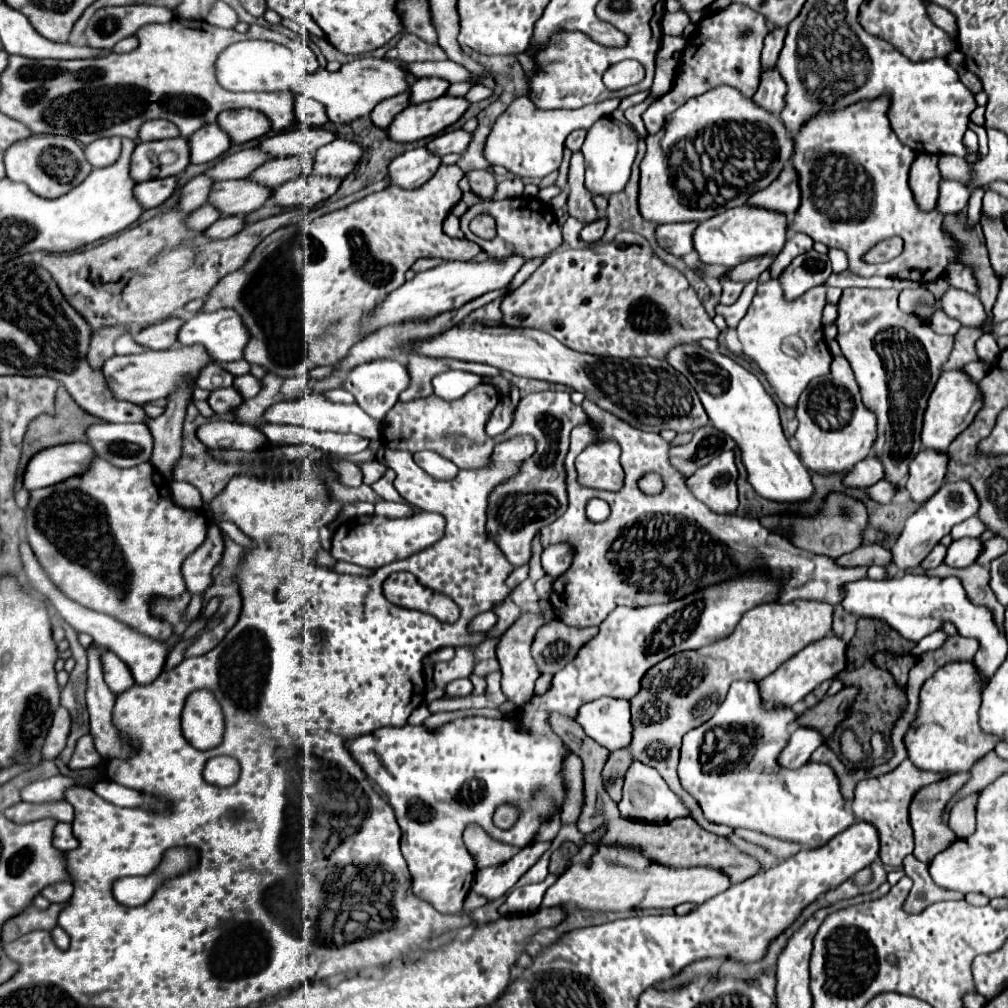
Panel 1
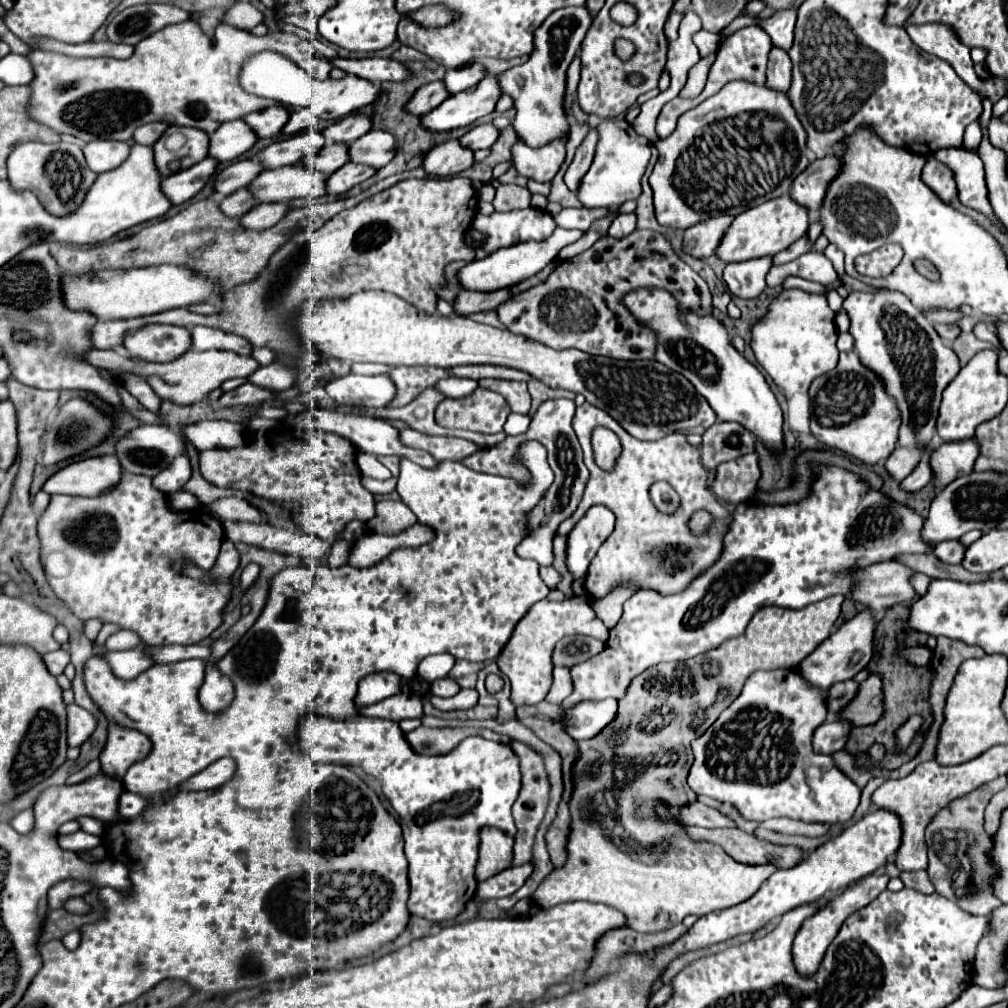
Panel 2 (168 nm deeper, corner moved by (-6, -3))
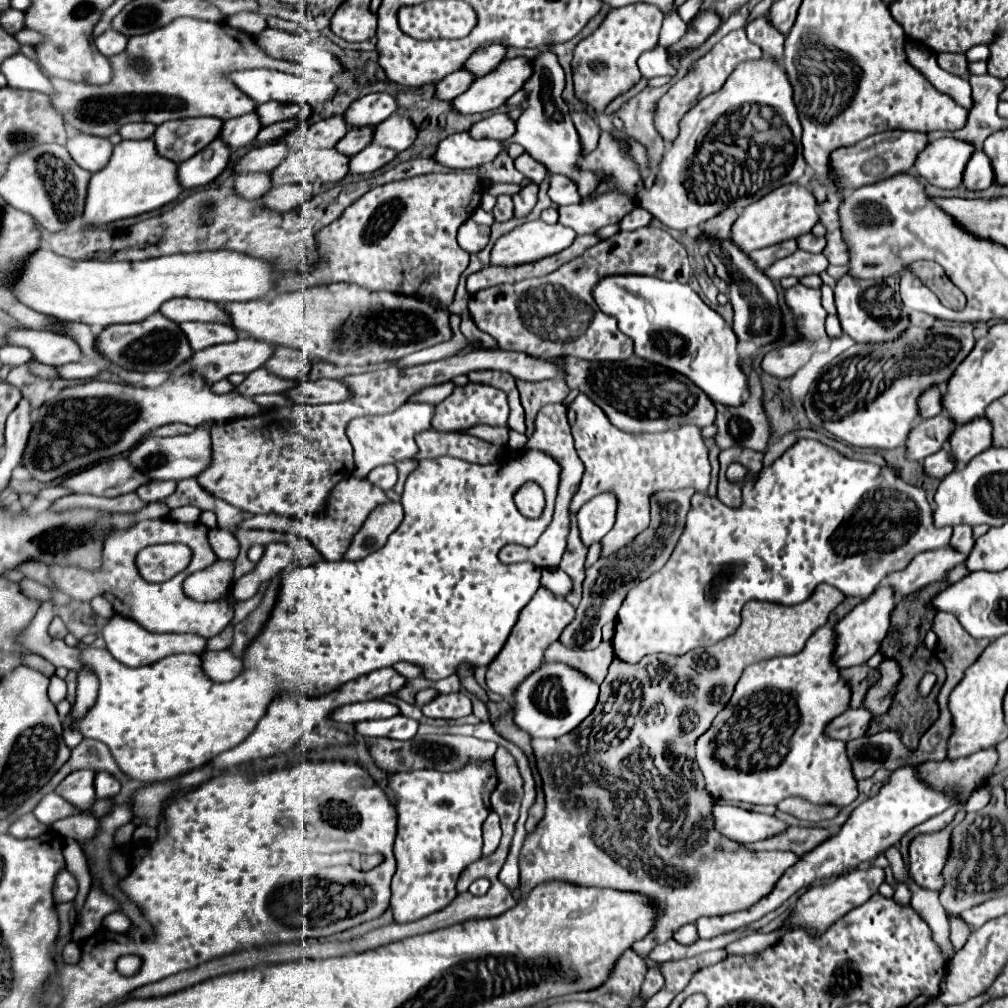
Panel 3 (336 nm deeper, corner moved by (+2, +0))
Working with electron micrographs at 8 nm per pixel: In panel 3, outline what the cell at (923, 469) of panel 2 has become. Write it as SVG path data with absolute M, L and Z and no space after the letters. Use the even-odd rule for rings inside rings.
M941 448L939 452L935 452L933 456L927 456L925 458L925 472L929 476L935 476L935 478L945 478L947 474L951 474L957 466L957 462L951 458L951 452L949 448Z

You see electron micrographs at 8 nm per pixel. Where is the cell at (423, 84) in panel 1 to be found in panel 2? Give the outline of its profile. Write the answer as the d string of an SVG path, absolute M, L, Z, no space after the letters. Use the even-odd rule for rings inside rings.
M465 65L459 69L449 69L443 77L443 83L445 83L445 89L449 91L449 95L455 95L459 91L465 91L465 89L477 85L483 77L485 77L485 71L481 65Z

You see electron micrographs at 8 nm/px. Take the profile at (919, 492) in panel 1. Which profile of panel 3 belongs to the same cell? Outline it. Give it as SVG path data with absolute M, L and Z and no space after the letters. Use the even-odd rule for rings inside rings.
M985 416L975 418L963 426L957 426L953 438L949 438L949 444L953 450L953 458L961 464L967 464L971 458L991 448L993 426Z

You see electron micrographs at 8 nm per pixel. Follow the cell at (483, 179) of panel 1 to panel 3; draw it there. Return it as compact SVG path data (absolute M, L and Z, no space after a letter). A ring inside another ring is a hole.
M499 196L497 206L493 208L495 222L507 222L513 218L513 200L511 196Z

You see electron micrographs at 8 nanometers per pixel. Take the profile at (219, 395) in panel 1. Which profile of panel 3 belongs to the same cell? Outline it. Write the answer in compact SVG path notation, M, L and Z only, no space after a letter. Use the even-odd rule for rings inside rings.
M259 368L255 372L251 372L245 382L241 382L241 386L235 388L235 392L243 394L243 396L257 396L257 394L273 394L273 392L287 392L289 388L297 386L299 382L295 380L285 380L279 378L275 374L271 374L265 368Z

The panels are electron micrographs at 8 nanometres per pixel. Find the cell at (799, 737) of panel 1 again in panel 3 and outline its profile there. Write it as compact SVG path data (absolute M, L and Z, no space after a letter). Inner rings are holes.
M867 708L847 710L829 724L829 728L827 728L829 738L845 740L845 742L861 738L861 736L865 736L871 720L873 720L873 714Z

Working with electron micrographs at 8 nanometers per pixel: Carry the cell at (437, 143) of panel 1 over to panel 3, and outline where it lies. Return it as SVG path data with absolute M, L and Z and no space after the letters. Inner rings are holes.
M495 112L489 118L479 120L469 130L471 136L477 138L493 138L493 140L509 140L515 134L515 120L509 118L505 112Z

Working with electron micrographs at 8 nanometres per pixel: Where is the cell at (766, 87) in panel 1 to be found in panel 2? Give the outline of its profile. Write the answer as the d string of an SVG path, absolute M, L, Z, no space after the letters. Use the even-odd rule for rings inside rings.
M773 47L773 51L769 53L769 65L767 65L767 83L769 89L775 91L789 91L791 85L791 59L785 51Z

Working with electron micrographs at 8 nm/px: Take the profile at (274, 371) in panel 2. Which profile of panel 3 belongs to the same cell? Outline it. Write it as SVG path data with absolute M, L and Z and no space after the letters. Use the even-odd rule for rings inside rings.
M277 346L273 356L267 360L265 368L269 372L273 372L275 376L301 382L307 378L309 370L311 370L311 362L309 362L309 356L301 350Z

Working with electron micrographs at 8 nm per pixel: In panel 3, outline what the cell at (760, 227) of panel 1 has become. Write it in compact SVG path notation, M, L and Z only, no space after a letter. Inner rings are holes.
M785 184L785 188L777 188L769 192L769 196L763 196L761 200L753 202L749 208L743 210L743 214L733 224L731 240L737 240L745 252L753 252L765 246L779 244L789 238L799 238L817 224L817 200L815 196L803 186L803 184Z

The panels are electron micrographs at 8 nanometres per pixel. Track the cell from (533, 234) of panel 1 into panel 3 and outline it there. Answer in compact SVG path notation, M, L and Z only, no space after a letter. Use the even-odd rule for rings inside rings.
M529 182L527 186L523 186L517 194L513 194L513 202L515 202L515 218L525 218L533 206L537 204L537 184Z

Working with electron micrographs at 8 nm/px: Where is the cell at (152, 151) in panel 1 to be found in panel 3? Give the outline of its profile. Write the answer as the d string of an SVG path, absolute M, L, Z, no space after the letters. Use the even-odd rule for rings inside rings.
M213 116L187 118L185 120L185 126L189 126L187 134L177 134L181 126L183 126L183 120L165 122L157 126L157 132L153 136L159 154L173 162L185 162L187 158L203 150L209 142L213 142L223 128L223 120L213 118Z

